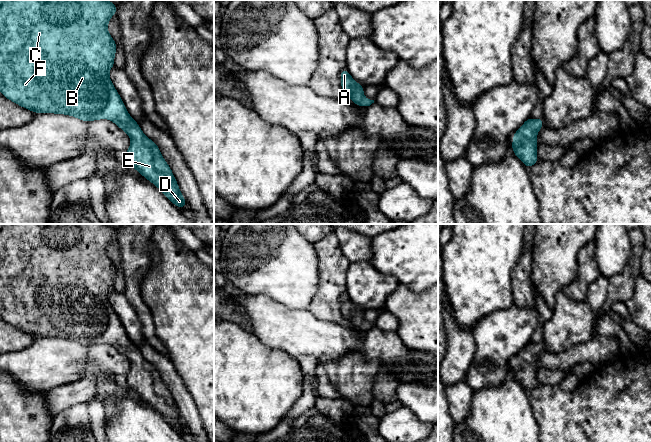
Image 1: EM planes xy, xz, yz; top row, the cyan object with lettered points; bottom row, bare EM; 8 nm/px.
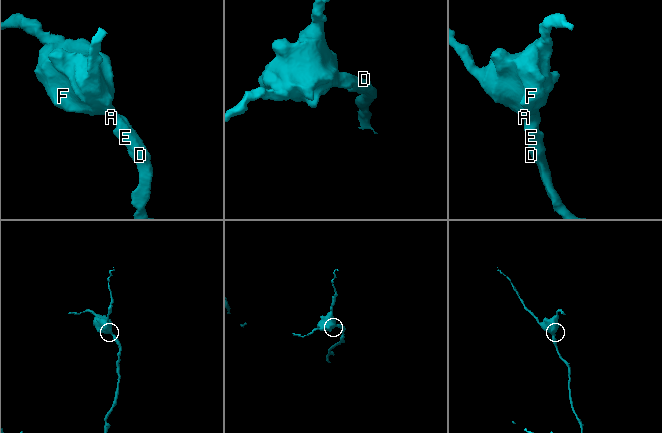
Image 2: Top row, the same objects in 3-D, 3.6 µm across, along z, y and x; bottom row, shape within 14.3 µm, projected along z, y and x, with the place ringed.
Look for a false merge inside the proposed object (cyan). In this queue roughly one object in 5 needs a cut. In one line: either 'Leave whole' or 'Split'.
Leave whole

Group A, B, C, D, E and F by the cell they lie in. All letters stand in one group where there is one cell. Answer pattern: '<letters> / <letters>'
A B C D E F

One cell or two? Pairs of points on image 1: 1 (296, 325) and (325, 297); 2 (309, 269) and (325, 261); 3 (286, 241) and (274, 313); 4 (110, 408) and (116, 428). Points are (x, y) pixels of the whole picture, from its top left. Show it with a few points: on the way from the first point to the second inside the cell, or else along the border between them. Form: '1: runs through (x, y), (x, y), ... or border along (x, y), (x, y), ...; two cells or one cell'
1: border along (307, 309), (317, 318), (331, 322); two cells
2: border along (312, 243), (317, 258), (319, 279), (317, 289); two cells
3: border along (253, 295), (268, 295), (288, 307), (298, 310); two cells
4: border along (112, 400), (116, 411), (105, 421); two cells

